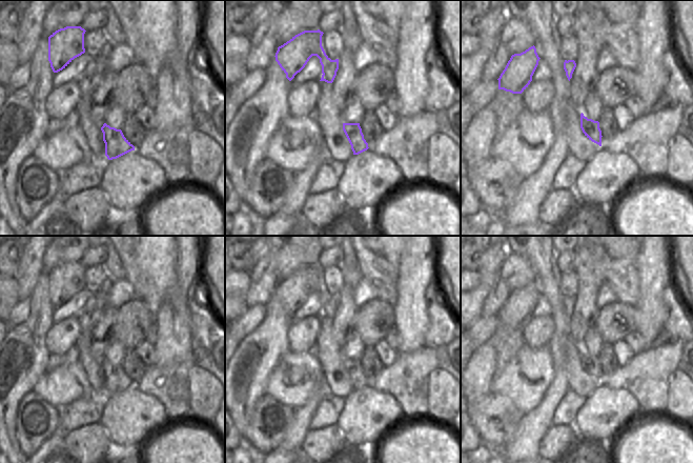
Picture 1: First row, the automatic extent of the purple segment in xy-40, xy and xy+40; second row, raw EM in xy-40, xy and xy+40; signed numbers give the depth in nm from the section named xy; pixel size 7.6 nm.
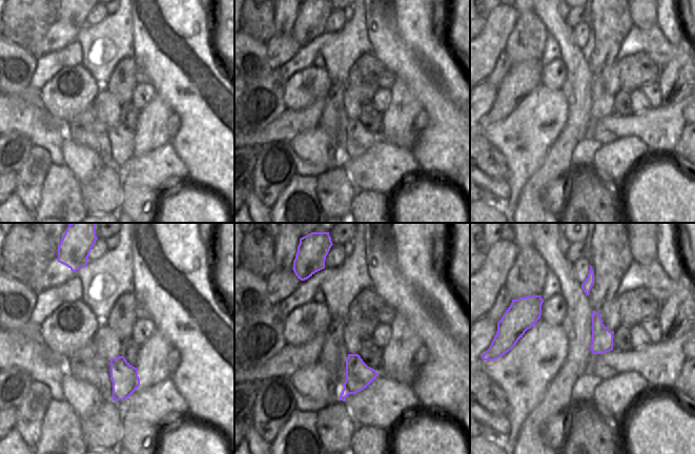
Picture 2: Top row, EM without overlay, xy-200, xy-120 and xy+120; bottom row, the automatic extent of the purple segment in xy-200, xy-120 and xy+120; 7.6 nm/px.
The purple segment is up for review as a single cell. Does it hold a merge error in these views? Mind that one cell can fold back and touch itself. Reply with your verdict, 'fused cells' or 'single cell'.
fused cells

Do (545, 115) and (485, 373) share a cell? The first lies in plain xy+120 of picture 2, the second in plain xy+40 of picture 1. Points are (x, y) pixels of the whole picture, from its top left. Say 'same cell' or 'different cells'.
different cells

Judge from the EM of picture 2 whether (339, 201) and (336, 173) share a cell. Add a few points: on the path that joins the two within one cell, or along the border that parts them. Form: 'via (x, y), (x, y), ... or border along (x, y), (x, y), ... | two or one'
via (336, 194), (336, 180) | one

